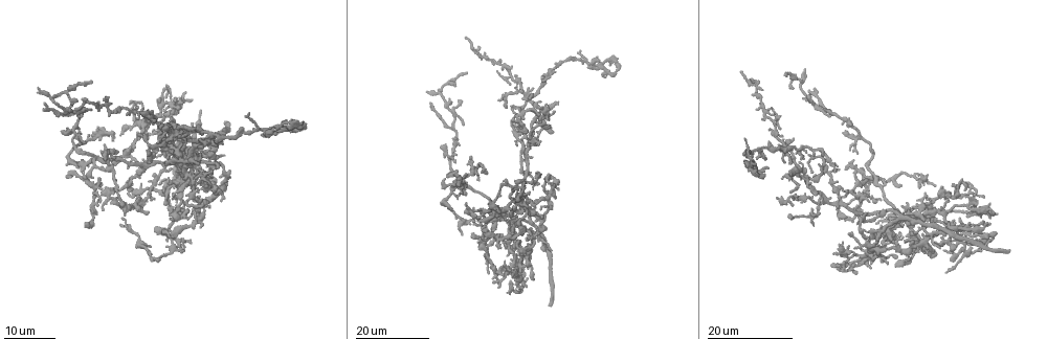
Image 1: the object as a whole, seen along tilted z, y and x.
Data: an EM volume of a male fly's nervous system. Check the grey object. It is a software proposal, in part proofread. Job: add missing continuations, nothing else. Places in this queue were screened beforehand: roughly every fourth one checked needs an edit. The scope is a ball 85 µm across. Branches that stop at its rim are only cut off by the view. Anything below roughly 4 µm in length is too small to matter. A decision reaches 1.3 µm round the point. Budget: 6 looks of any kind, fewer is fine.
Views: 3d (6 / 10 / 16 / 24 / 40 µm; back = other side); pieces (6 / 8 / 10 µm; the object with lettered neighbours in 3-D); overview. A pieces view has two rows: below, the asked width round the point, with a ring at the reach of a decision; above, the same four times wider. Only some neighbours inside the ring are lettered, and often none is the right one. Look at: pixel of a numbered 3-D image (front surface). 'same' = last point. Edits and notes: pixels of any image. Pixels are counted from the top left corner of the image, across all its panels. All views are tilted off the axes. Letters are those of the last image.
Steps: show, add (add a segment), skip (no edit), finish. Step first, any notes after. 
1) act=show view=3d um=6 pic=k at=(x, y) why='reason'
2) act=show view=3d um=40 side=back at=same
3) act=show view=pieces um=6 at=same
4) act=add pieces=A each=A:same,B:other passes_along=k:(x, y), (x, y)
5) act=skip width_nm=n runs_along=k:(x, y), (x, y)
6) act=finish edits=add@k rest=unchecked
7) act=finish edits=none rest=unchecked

act=show view=3d um=16 pic=1 at=(478, 177) why='an open end'

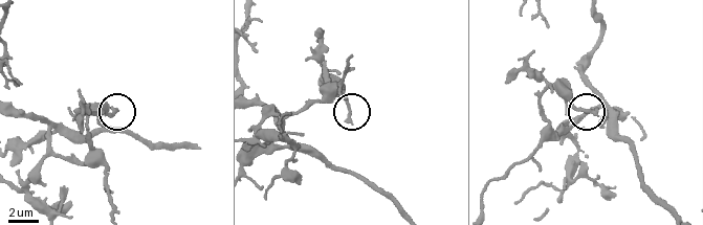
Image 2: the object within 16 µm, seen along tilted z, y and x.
act=show view=pieces um=8 pic=2 at=(595, 113)

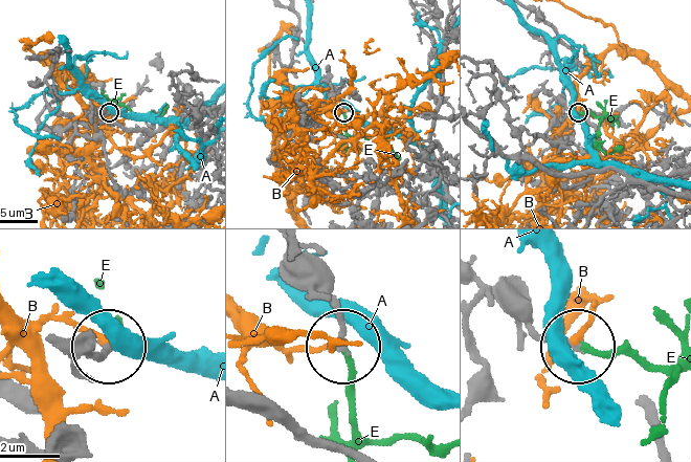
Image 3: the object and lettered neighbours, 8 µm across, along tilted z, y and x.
act=add pieces=E each=A:other,B:other,E:same passes_along=3:(298, 266), (335, 314), (362, 434), (436, 446) found='it goes on there'

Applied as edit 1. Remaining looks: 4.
act=show view=3d um=24 pic=1 at=(518, 241) why='tapers out'

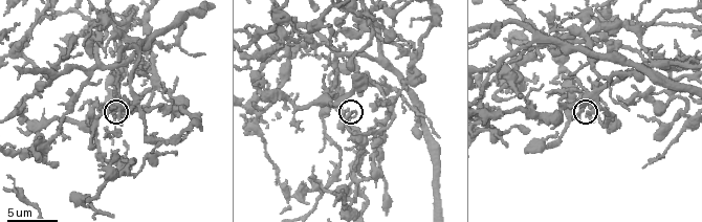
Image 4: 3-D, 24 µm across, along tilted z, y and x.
act=show view=3d um=6 pic=4 at=(588, 114)

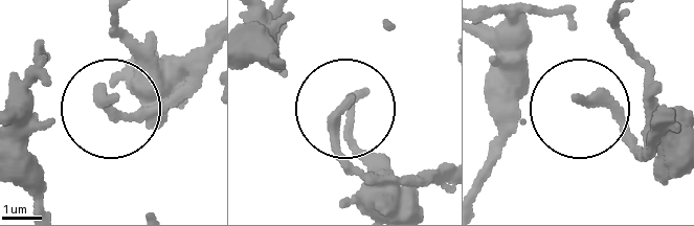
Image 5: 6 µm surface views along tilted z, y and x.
act=show view=pieces um=8 pic=5 at=(579, 100)

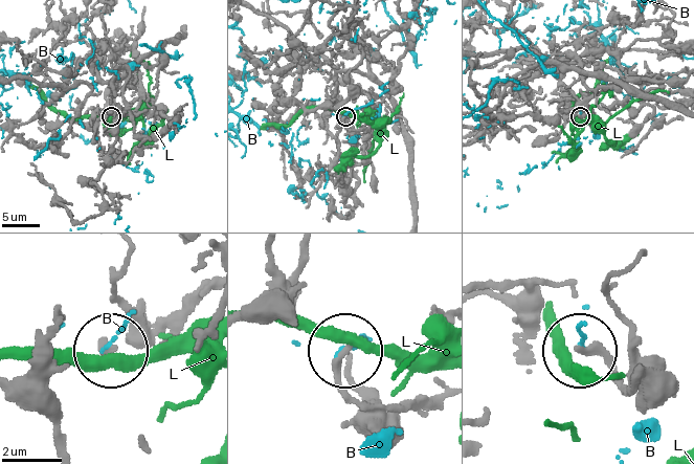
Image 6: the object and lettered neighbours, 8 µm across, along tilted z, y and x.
act=skip each=B:other,L:other found='no lettered segment goes on from it'

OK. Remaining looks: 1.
act=finish edits=add@3 rest=unchecked

